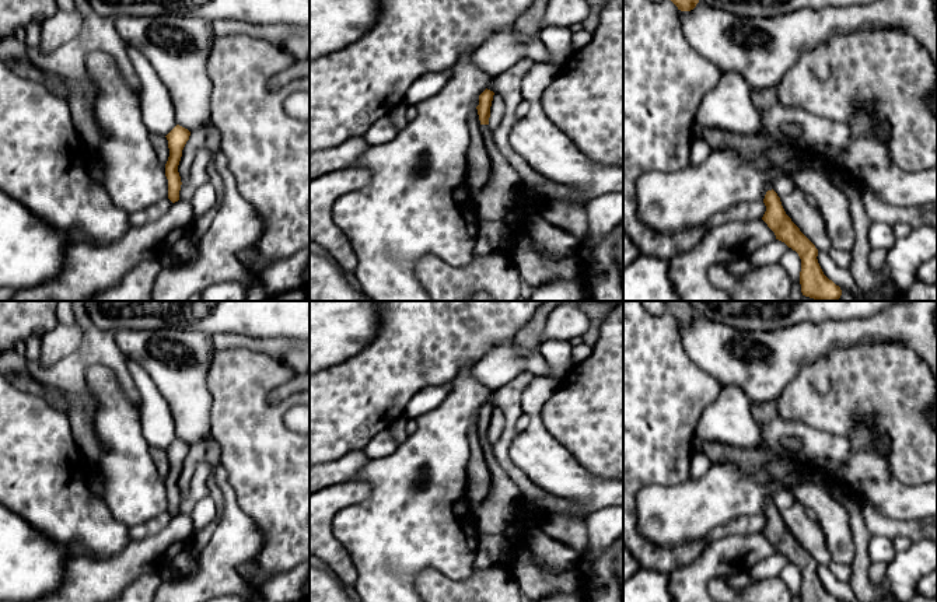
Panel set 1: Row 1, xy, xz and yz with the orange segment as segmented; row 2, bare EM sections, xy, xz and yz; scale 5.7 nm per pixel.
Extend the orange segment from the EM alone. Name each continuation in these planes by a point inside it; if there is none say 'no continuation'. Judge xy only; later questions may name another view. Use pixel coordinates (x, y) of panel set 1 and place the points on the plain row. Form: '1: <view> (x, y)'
no continuation

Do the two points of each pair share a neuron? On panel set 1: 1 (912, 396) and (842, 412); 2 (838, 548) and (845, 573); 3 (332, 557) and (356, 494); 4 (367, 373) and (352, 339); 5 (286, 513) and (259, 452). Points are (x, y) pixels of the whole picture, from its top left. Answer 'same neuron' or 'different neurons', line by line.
1: same neuron
2: different neurons
3: same neuron
4: different neurons
5: same neuron

